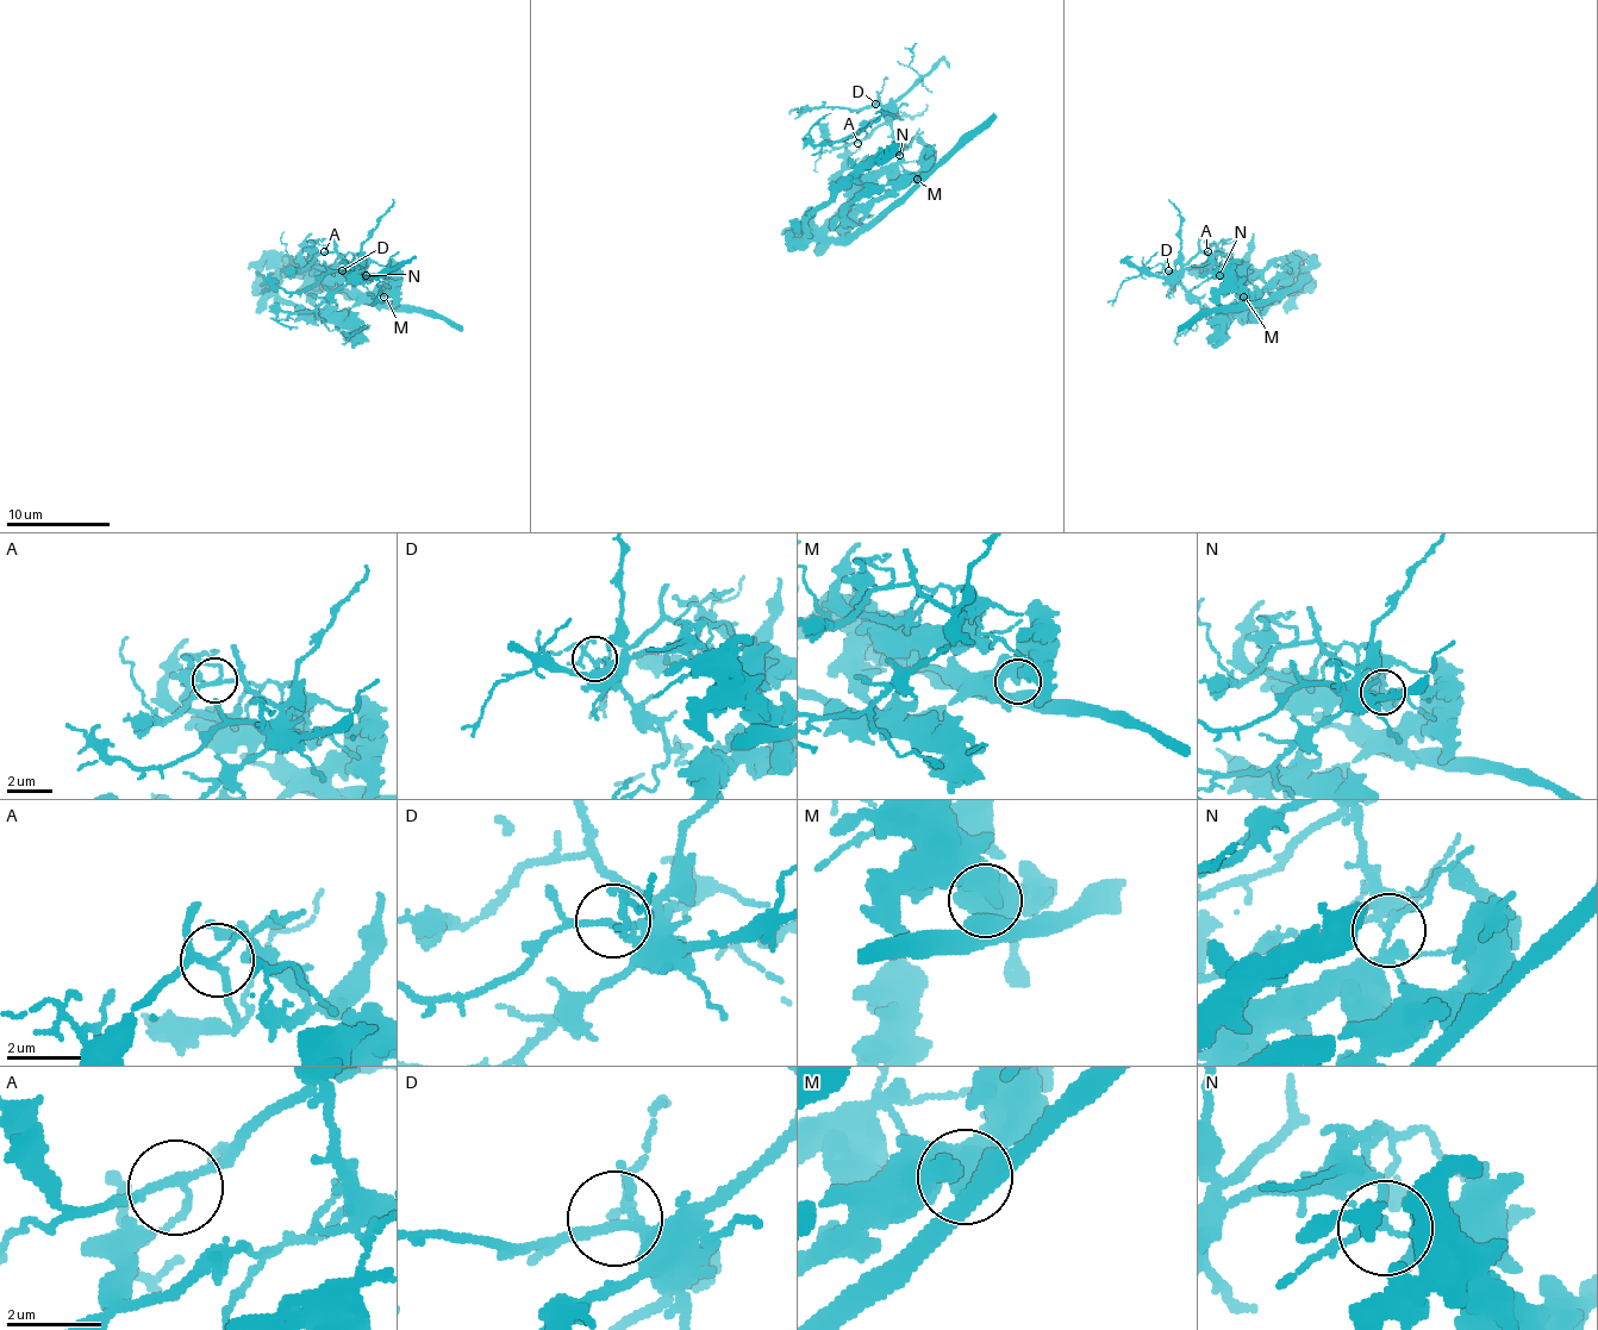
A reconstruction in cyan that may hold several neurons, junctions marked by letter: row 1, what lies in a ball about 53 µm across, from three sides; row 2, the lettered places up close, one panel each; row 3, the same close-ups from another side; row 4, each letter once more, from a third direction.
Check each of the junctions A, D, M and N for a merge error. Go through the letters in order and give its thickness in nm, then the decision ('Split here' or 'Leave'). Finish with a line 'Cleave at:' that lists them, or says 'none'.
A: Thickness 150 nm. Leave
D: Thickness 170 nm. Leave
M: Thickness 550 nm. Leave
N: Thickness 150 nm. Split here
Cleave at: N

